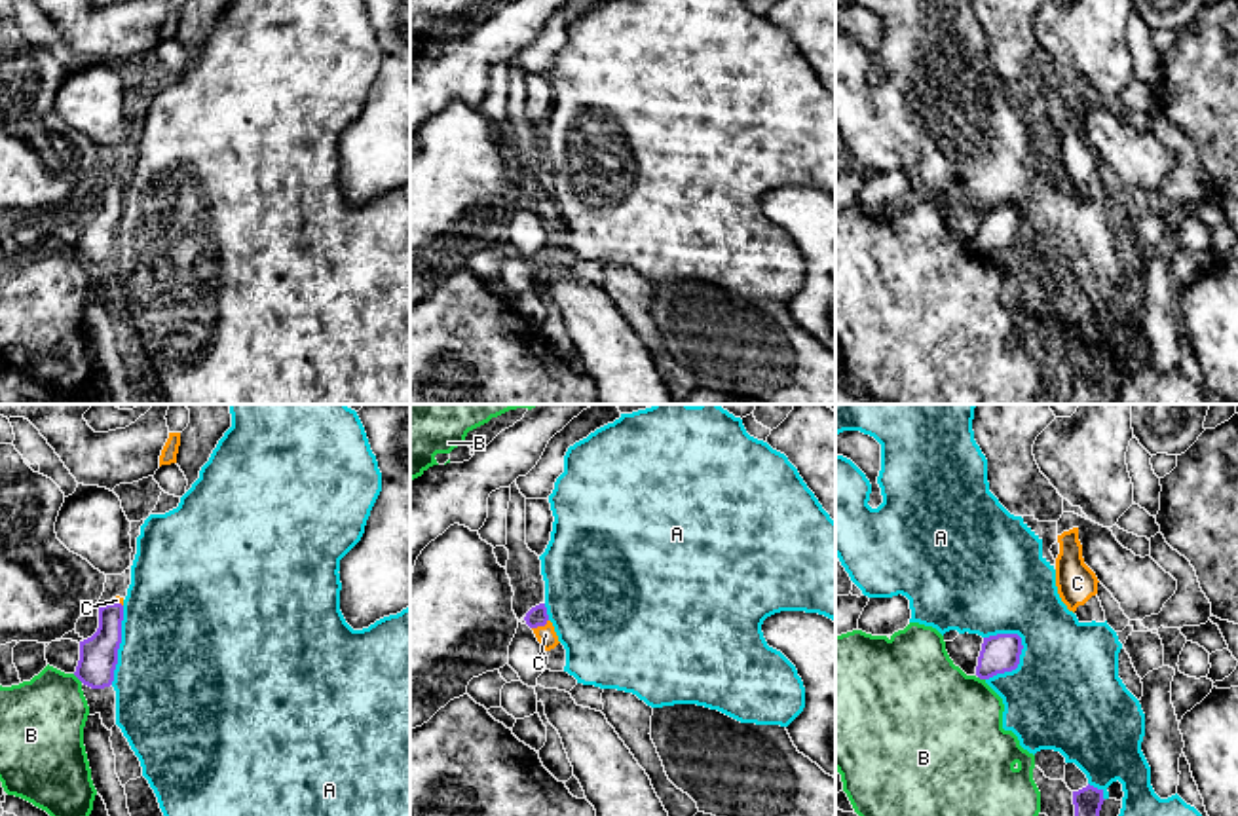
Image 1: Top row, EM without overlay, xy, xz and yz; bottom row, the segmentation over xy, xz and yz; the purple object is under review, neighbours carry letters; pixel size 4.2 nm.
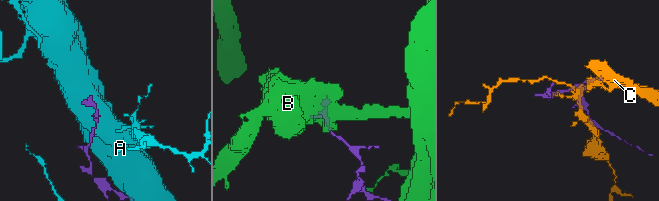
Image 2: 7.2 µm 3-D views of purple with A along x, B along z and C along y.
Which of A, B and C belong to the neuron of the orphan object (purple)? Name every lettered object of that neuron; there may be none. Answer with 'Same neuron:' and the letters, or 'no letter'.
Same neuron: C

